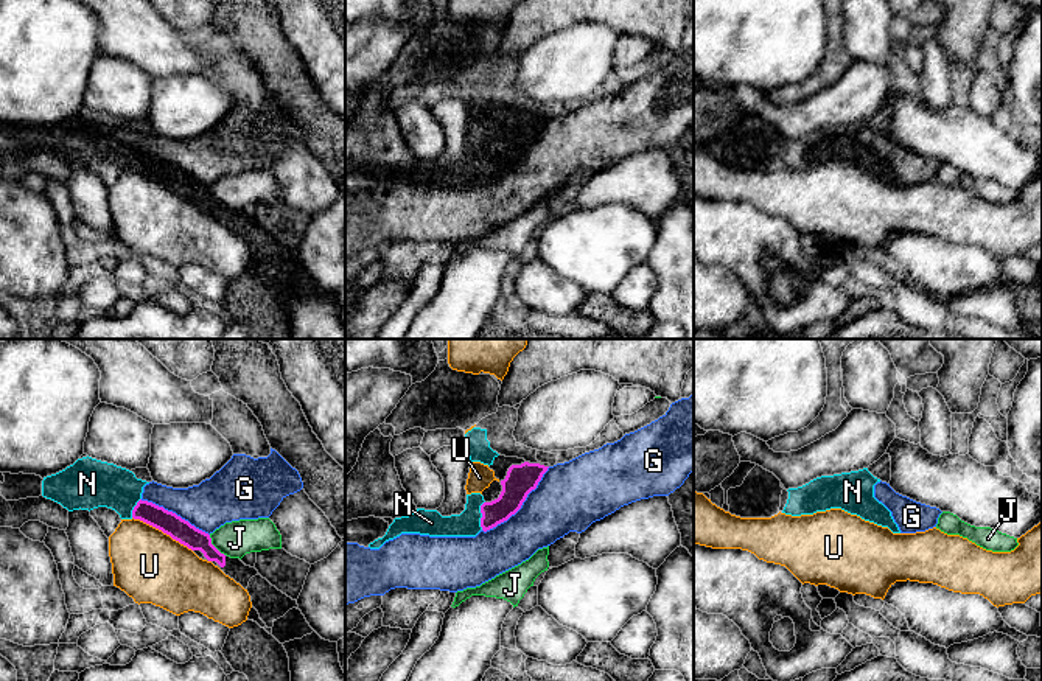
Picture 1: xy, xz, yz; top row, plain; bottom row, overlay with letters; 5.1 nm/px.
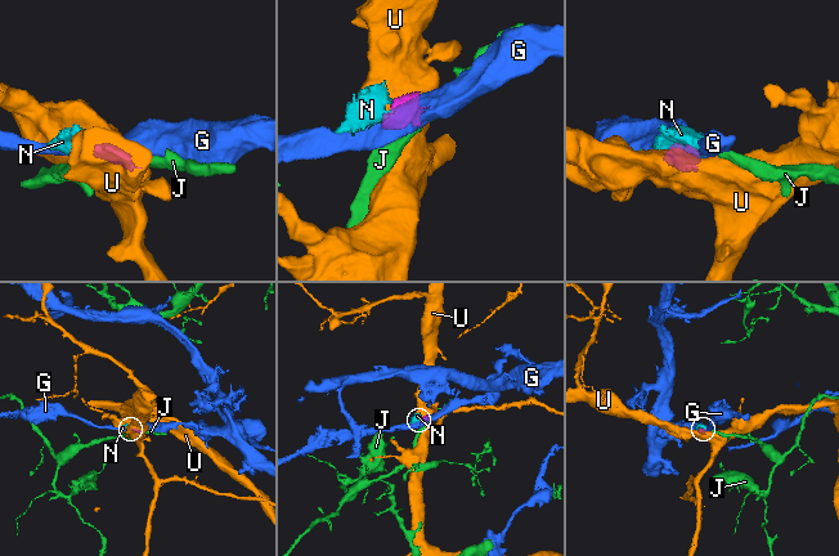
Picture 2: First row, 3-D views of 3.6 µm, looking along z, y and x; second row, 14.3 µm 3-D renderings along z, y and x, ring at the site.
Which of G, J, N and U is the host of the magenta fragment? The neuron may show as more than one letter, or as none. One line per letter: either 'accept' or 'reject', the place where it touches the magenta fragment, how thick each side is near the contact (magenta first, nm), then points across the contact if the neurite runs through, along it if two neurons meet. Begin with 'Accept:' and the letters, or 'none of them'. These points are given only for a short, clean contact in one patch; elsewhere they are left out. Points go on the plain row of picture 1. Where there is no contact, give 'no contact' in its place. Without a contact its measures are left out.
Accept: N
G: reject; contact xz (521, 156); calibres 160 and 340 nm
J: reject; contact xy (213, 198); calibres 120 and 190 nm; border xy (209, 187), (210, 193), (224, 207)
N: accept; contact xz (482, 167); calibres 150 and 130 nm; way xz (518, 134), (492, 165), (482, 167), (468, 174)
U: reject; contact xy (162, 182); calibres 120 and 380 nm

